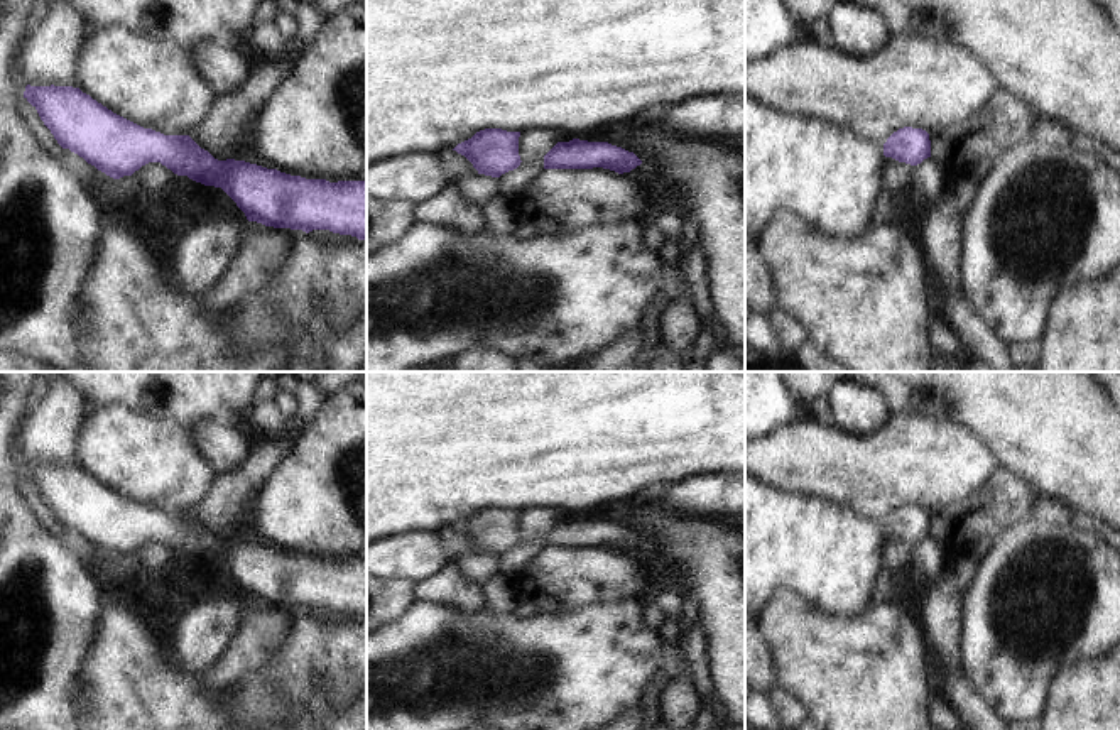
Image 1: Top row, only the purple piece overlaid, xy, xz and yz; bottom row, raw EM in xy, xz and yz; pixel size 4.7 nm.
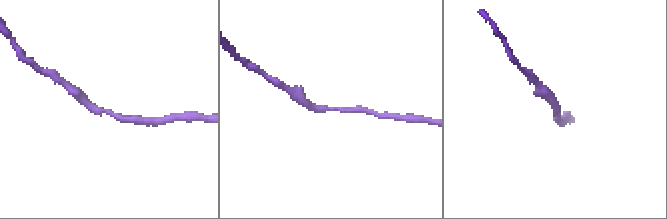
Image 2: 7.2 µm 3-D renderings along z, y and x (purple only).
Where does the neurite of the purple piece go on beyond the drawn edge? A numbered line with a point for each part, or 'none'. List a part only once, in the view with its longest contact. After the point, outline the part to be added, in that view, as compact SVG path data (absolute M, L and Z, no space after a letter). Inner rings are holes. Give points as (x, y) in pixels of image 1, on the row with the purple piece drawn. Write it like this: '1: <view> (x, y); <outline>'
none

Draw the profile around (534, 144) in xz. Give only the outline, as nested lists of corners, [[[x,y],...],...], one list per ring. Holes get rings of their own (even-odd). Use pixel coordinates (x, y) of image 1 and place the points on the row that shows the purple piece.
[[[527,128],[519,137],[520,166],[498,177],[498,193],[502,196],[517,194],[544,169],[544,155],[556,145],[556,130]]]

